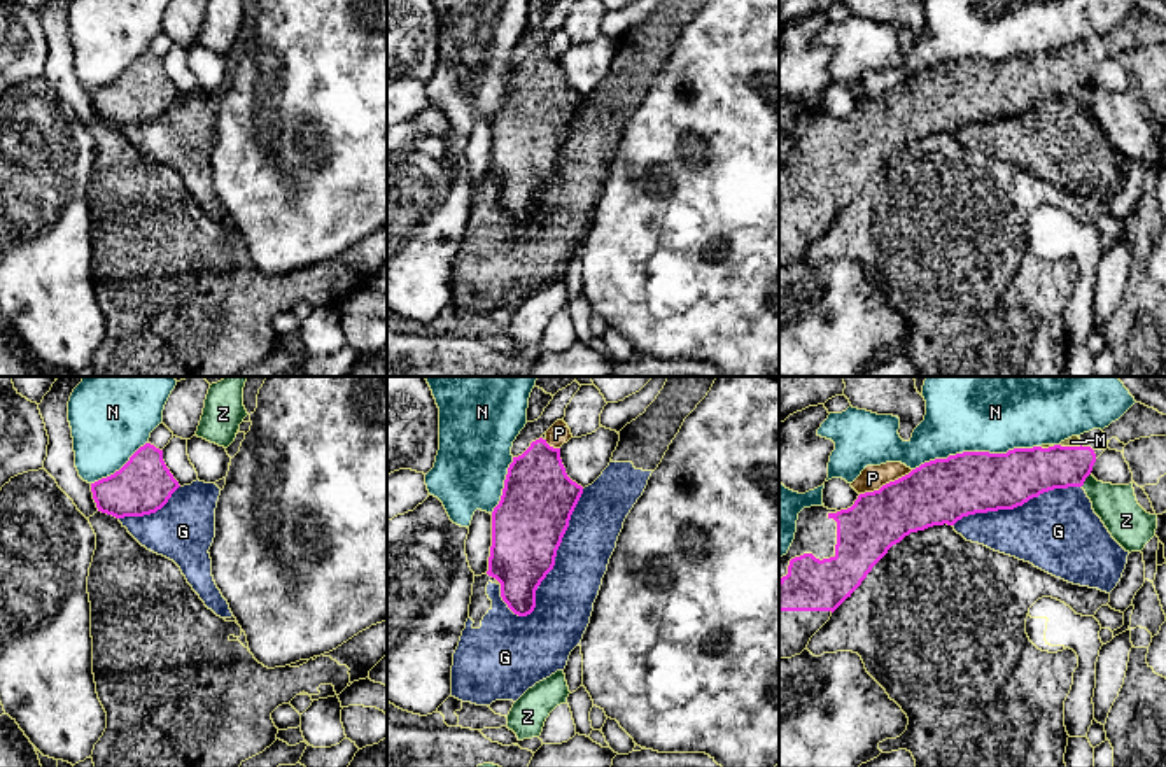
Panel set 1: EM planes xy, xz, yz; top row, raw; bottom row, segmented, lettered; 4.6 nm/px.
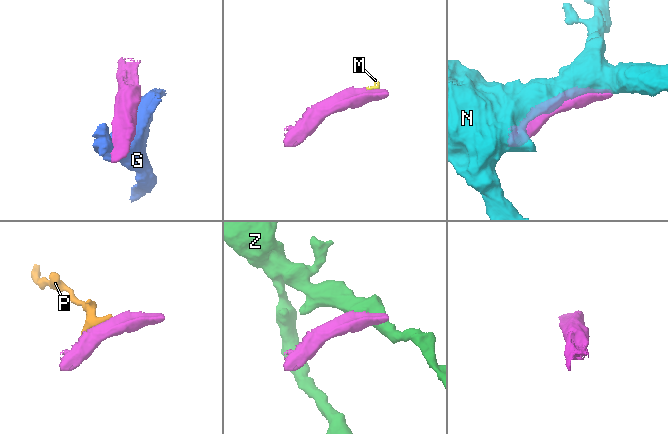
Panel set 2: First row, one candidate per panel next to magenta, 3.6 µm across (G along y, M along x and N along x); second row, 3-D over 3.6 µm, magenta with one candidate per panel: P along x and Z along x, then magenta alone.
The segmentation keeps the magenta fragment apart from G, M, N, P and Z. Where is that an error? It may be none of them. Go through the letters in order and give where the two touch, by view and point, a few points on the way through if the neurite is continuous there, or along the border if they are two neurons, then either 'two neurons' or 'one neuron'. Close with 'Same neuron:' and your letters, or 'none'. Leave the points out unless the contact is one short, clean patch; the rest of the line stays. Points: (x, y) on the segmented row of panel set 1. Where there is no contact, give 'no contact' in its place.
G: xz (554, 559) | two neurons
M: yz (1070, 447) | one neuron
N: yz (976, 452) | two neurons
P: yz (886, 484) | two neurons
Z: yz (1084, 480) | two neurons
Same neuron: M

